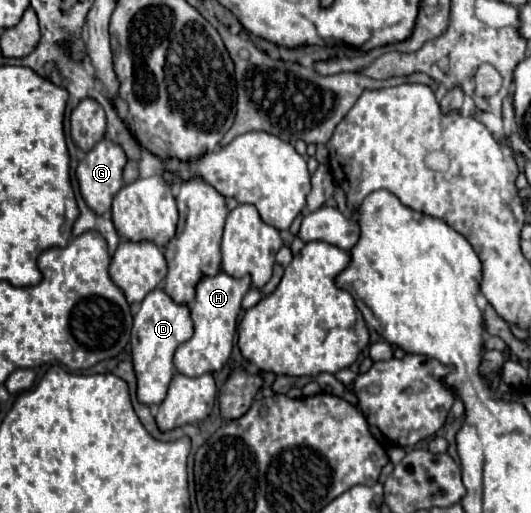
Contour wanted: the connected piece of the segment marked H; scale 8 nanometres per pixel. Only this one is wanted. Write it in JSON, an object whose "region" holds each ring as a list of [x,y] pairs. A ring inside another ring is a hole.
{"region":[[[218,271],[214,277],[202,277],[196,285],[196,297],[190,303],[192,321],[194,321],[194,335],[192,339],[184,341],[174,353],[174,365],[178,373],[188,377],[198,377],[200,373],[214,373],[222,369],[228,361],[234,345],[234,333],[238,325],[238,313],[242,297],[248,293],[252,281],[250,277],[232,277],[224,271]]]}

